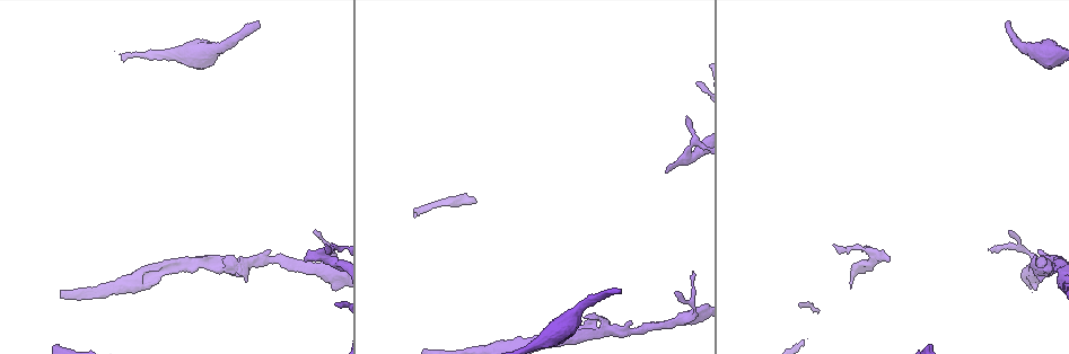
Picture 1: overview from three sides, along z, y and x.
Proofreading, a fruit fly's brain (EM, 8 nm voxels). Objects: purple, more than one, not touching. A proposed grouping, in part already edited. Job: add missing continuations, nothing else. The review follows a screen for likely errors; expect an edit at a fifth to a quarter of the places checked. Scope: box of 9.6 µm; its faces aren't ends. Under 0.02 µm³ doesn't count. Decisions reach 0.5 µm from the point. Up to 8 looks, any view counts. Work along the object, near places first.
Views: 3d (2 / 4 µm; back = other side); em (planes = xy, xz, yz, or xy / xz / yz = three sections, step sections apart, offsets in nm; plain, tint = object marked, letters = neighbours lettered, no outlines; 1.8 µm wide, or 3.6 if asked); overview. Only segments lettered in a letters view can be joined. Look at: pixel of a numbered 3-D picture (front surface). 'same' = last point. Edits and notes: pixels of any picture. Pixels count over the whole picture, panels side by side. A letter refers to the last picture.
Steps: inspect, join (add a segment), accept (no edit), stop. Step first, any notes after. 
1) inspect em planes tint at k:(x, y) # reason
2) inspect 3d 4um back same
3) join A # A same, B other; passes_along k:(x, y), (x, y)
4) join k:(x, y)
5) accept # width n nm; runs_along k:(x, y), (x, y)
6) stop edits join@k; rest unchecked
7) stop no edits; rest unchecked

inspect em 3.6um planes letters at 1:(1006, 22) # an open end

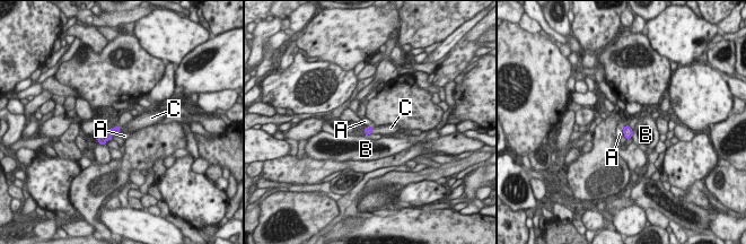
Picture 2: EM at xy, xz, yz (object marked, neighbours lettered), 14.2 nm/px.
join C # A other, B other, C same; passes_along 2:(368, 130), (371, 130), (387, 129); the cell continues

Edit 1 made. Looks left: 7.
inspect overview

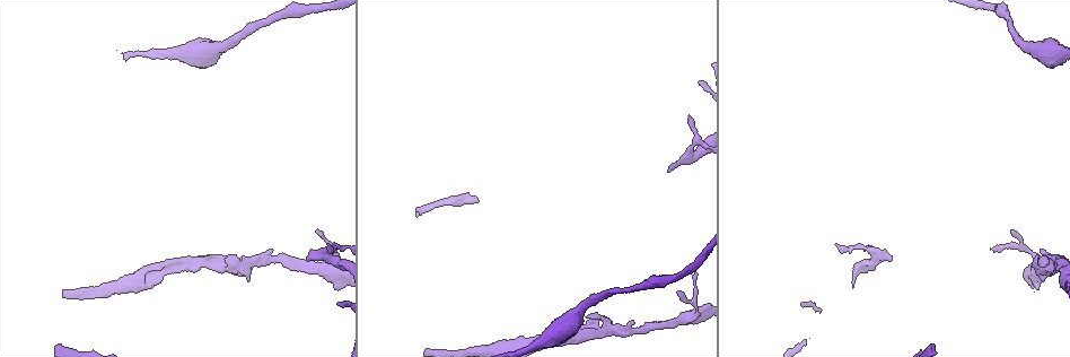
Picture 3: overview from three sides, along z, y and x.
inspect em planes letters at 3:(668, 169) # free end

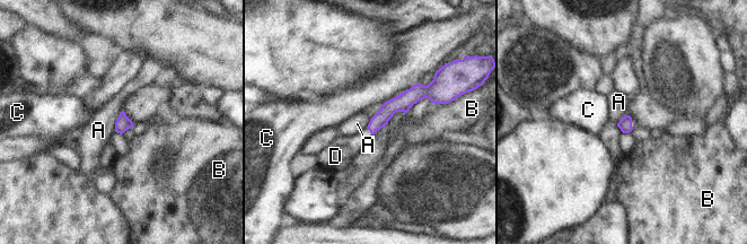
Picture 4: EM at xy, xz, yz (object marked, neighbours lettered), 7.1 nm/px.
join D # longest_contact C 320 nm; A other, B other, C other, D same; passes_along 4:(388, 109), (369, 130), (344, 148); it goes on there

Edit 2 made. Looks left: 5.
inspect overview # see it whole again

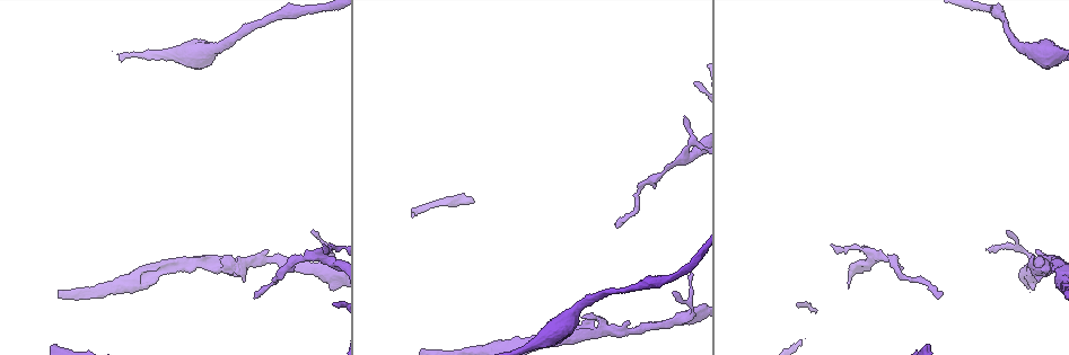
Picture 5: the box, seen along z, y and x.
inspect em yz step 8 tint at 5:(989, 249) # thin end

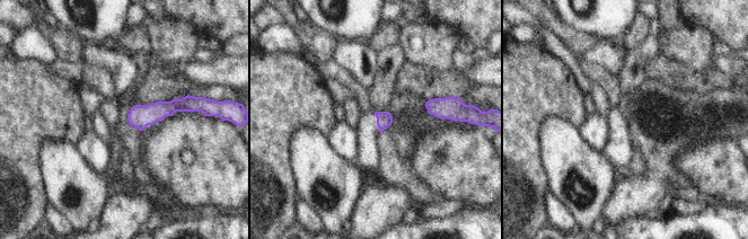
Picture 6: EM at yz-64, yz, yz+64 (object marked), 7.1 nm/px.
inspect em yz step 8 letters same # see the neighbours

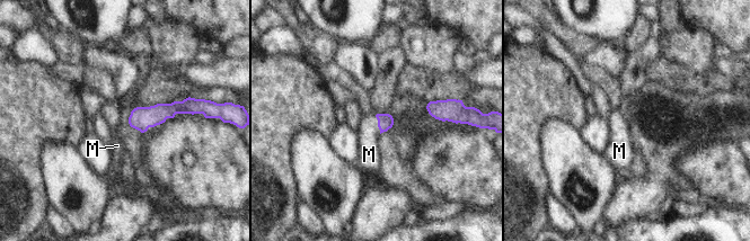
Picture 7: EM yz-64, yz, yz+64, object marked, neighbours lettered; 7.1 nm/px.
join M # M same; passes_along 7:(385, 121), (378, 124), (369, 154); it goes on there

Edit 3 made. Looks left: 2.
stop edits join@2, join@4, join@7; rest unchecked

